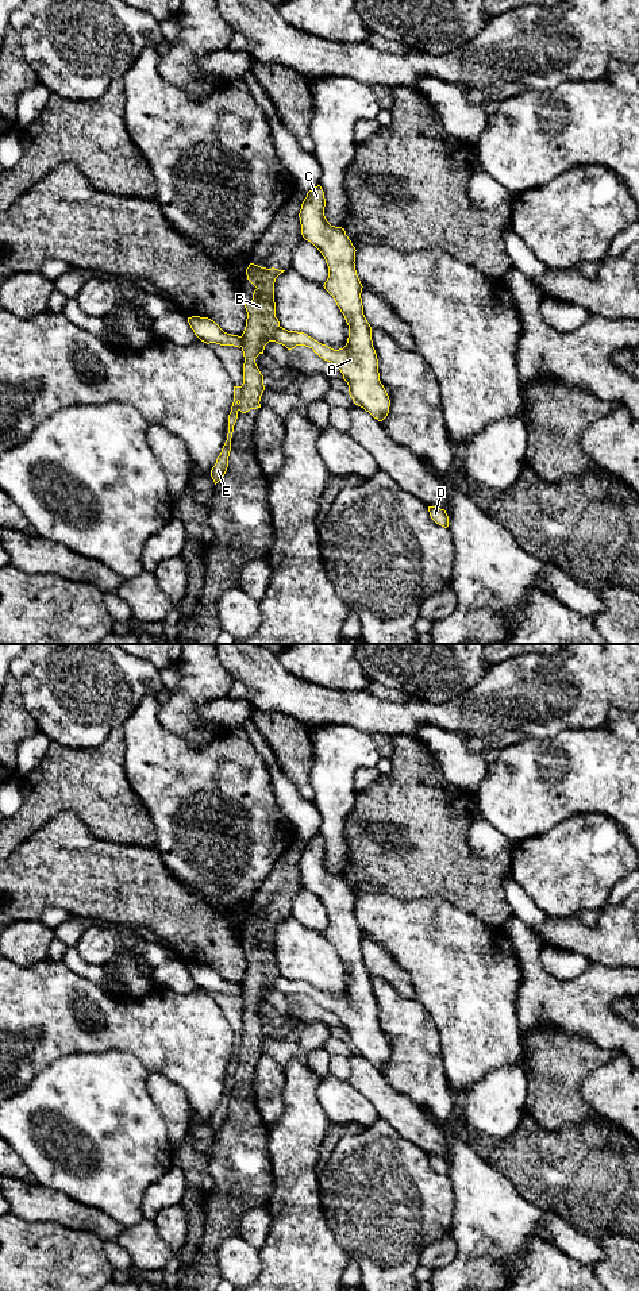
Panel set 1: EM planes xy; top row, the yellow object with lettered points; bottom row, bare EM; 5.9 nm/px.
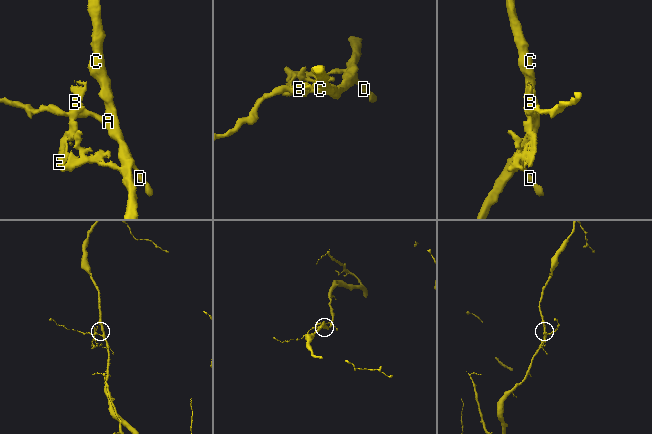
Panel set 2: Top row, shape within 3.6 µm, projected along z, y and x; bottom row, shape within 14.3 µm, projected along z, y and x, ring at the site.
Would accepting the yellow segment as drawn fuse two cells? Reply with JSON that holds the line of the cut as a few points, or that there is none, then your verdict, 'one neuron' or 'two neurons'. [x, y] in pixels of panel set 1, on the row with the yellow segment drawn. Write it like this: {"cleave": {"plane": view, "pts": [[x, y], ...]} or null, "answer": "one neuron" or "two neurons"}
{"cleave": {"plane": "xy", "pts": [[280, 327], [265, 343]]}, "answer": "two neurons"}

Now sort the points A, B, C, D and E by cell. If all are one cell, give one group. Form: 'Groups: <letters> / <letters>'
Groups: A C D E / B

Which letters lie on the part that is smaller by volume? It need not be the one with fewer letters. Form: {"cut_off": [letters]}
{"cut_off": ["B"]}

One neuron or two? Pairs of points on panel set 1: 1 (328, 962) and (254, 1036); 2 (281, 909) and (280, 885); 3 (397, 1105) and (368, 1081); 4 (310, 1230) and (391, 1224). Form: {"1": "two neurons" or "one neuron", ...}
{"1": "two neurons", "2": "one neuron", "3": "one neuron", "4": "two neurons"}

